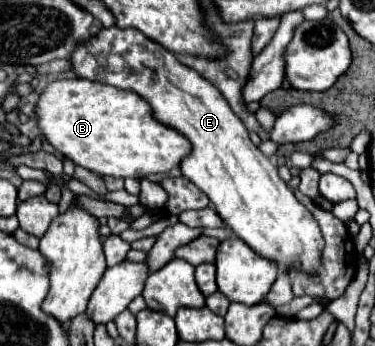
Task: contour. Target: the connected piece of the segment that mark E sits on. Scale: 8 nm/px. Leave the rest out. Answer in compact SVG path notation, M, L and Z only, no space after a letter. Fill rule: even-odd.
M117 26L103 28L97 36L91 36L89 40L77 44L73 56L69 56L69 62L71 62L71 70L81 78L139 94L145 102L149 102L155 120L159 120L161 124L173 130L179 130L191 142L189 156L185 156L179 164L183 176L209 196L213 208L217 210L225 226L229 226L257 254L275 260L279 266L287 270L293 270L295 262L301 262L305 270L313 270L313 272L317 270L317 266L321 266L323 236L311 212L293 196L293 192L281 180L277 166L251 142L247 128L229 108L221 92L213 84L209 84L209 80L205 80L199 72L193 72L193 68L189 70L187 66L183 66L167 48L161 48L161 44L149 40L147 36L141 36L141 32L133 28L127 30L121 30ZM111 54L121 56L125 64L109 64Z

